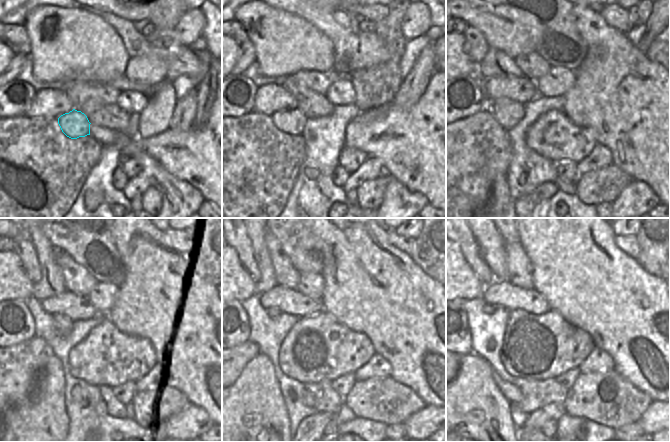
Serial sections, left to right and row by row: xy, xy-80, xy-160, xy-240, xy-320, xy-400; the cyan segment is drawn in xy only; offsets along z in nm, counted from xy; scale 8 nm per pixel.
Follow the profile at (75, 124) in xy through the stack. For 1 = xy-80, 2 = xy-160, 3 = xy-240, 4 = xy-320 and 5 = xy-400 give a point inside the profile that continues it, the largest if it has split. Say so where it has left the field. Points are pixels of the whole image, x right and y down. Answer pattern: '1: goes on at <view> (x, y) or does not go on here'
1: goes on at xy-80 (292, 122)
2: goes on at xy-160 (508, 113)
3: goes on at xy-240 (63, 324)
4: goes on at xy-320 (272, 312)
5: goes on at xy-400 (488, 309)

